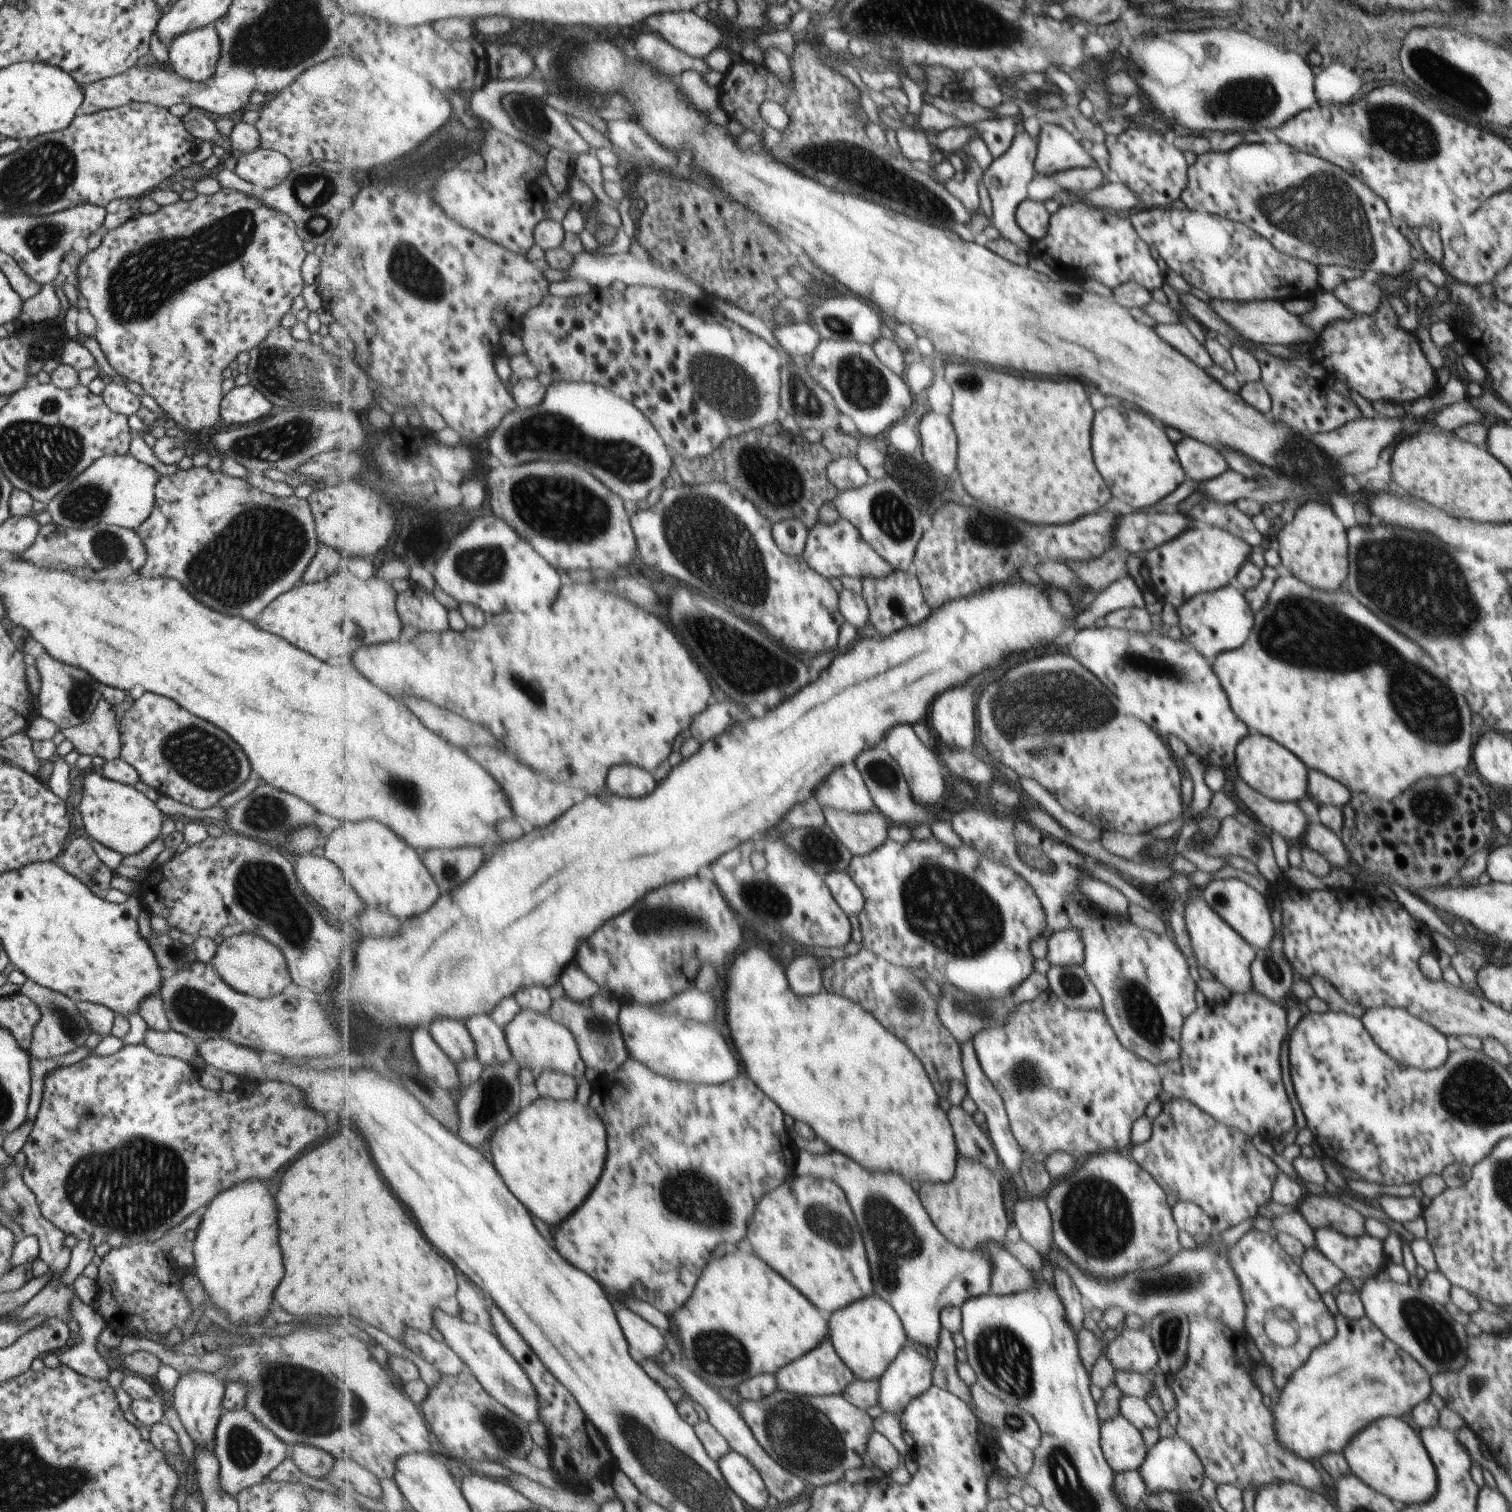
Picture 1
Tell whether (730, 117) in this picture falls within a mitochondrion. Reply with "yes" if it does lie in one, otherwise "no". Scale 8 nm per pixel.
no

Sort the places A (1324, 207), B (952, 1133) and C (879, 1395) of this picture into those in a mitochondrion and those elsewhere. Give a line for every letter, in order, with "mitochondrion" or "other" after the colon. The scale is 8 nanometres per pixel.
A: mitochondrion
B: other
C: other

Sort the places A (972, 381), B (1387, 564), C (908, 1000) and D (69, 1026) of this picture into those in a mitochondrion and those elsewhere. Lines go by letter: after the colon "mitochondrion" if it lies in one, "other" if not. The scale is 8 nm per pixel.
A: mitochondrion
B: mitochondrion
C: mitochondrion
D: mitochondrion

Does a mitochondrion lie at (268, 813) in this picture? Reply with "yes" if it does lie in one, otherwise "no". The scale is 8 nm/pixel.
yes

